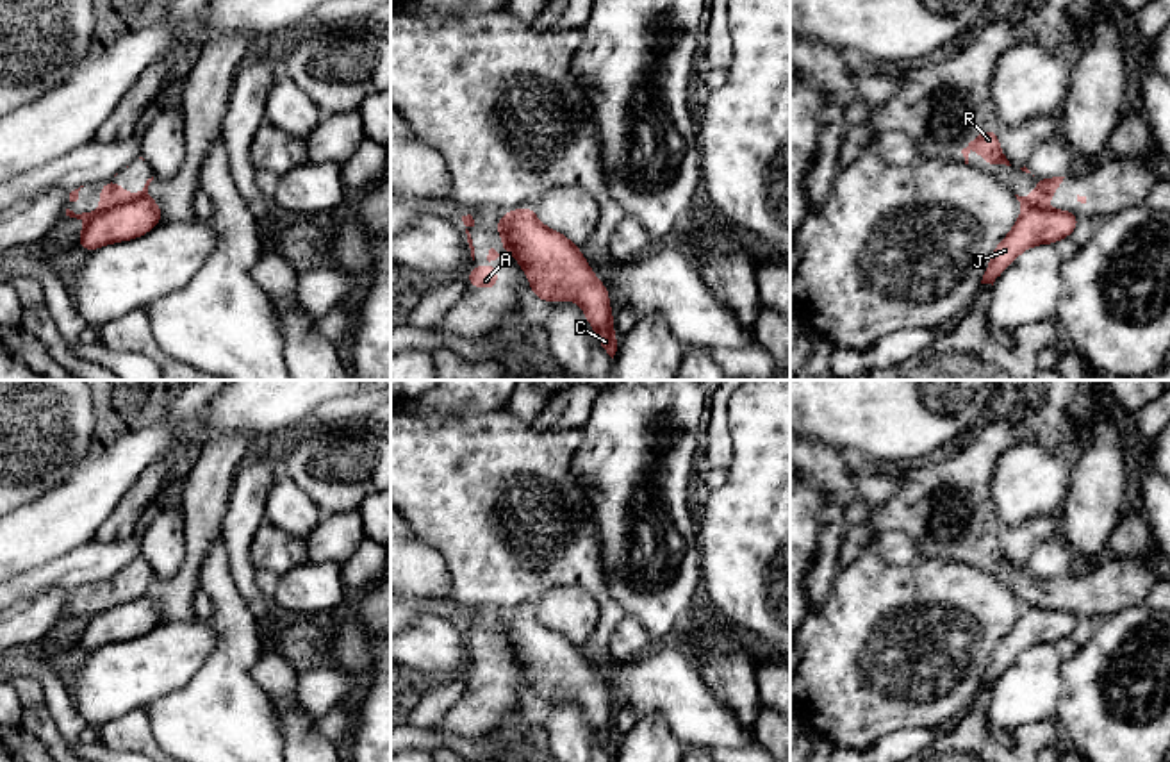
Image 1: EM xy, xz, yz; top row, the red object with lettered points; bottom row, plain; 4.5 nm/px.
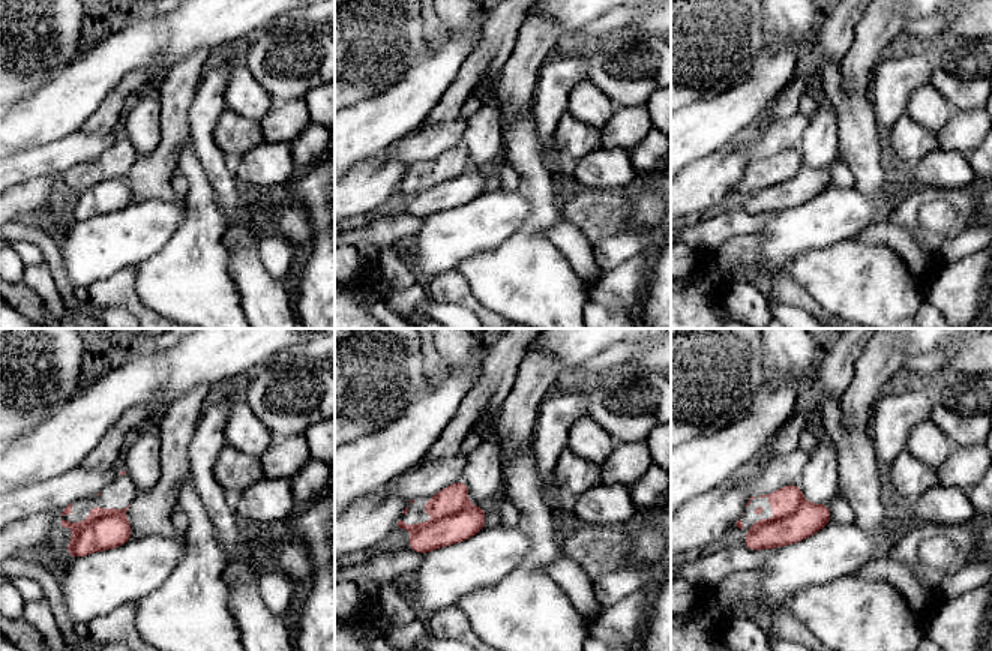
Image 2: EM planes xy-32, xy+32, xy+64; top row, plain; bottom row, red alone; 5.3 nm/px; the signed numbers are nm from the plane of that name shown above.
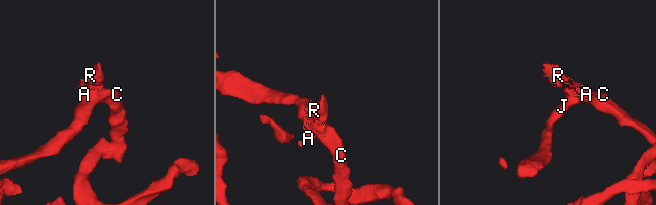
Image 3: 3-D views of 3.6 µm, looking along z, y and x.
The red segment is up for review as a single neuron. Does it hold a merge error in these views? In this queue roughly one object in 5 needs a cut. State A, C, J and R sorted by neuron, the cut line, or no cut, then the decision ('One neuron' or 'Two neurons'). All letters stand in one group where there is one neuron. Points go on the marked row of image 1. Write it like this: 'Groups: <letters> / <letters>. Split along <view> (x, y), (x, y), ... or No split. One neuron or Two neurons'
Groups: A R / C J. Split along xy (147, 193), (84, 220). Two neurons

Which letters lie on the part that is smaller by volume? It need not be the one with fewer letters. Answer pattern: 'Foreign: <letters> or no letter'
Foreign: A, R

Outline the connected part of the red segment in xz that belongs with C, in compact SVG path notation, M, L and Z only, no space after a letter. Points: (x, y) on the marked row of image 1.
M531 207L501 212L508 248L530 280L533 294L544 302L576 302L592 325L601 348L614 359L617 339L608 289L594 277L580 246L562 232L542 225Z

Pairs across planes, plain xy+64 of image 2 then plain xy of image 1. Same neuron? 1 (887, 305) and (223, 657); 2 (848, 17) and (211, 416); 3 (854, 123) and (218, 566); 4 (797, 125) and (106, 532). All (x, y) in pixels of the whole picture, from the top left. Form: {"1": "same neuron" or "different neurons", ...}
{"1": "same neuron", "2": "different neurons", "3": "same neuron", "4": "different neurons"}

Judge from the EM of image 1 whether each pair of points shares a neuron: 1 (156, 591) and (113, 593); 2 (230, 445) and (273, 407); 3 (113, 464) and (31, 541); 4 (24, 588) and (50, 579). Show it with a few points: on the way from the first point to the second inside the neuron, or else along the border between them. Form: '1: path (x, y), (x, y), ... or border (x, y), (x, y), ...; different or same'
1: border (154, 579), (147, 593); different
2: border (254, 441), (243, 436), (223, 436), (202, 450); different
3: path (93, 484), (50, 527); same
4: path (31, 582), (43, 579); same

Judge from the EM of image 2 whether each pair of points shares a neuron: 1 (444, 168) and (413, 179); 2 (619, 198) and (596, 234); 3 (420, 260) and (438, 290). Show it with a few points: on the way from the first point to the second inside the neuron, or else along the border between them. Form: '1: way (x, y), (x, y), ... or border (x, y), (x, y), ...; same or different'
1: way (437, 170), (420, 176); same
2: way (619, 209), (619, 221), (607, 230); same
3: border (453, 269), (423, 282); different

